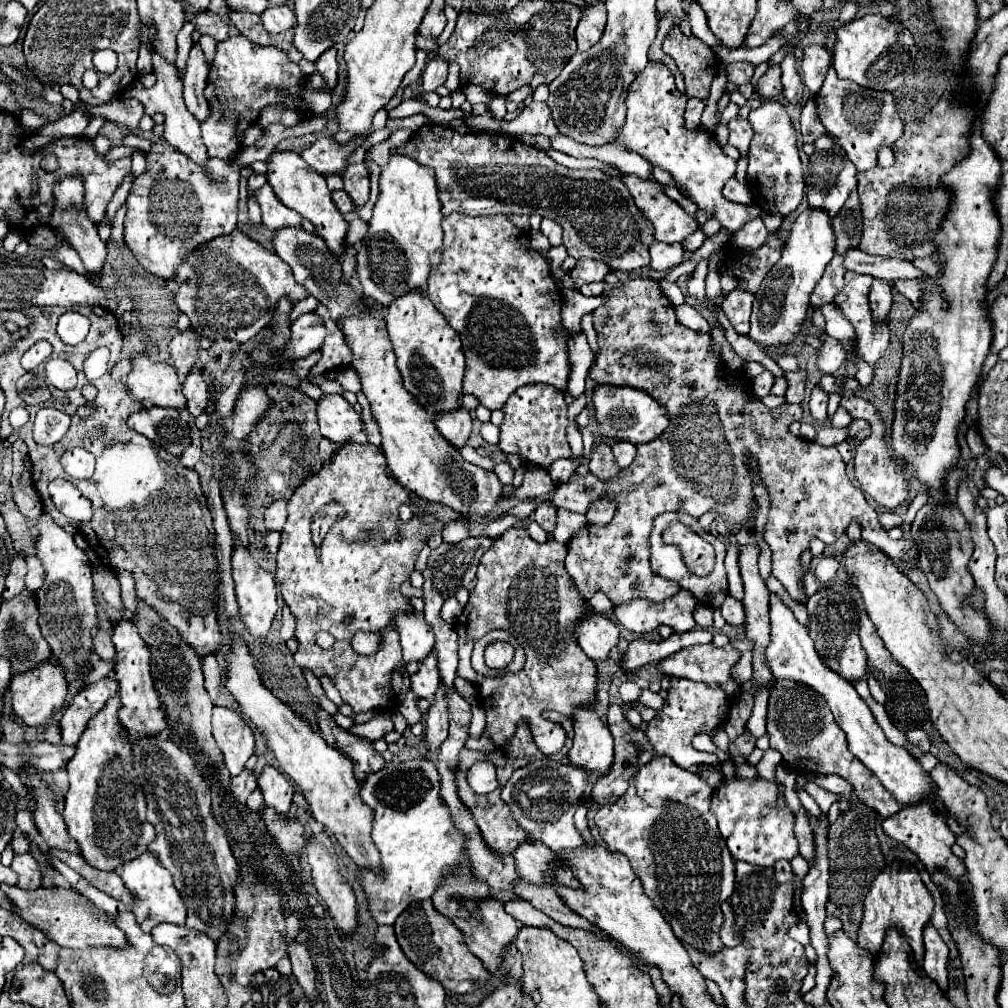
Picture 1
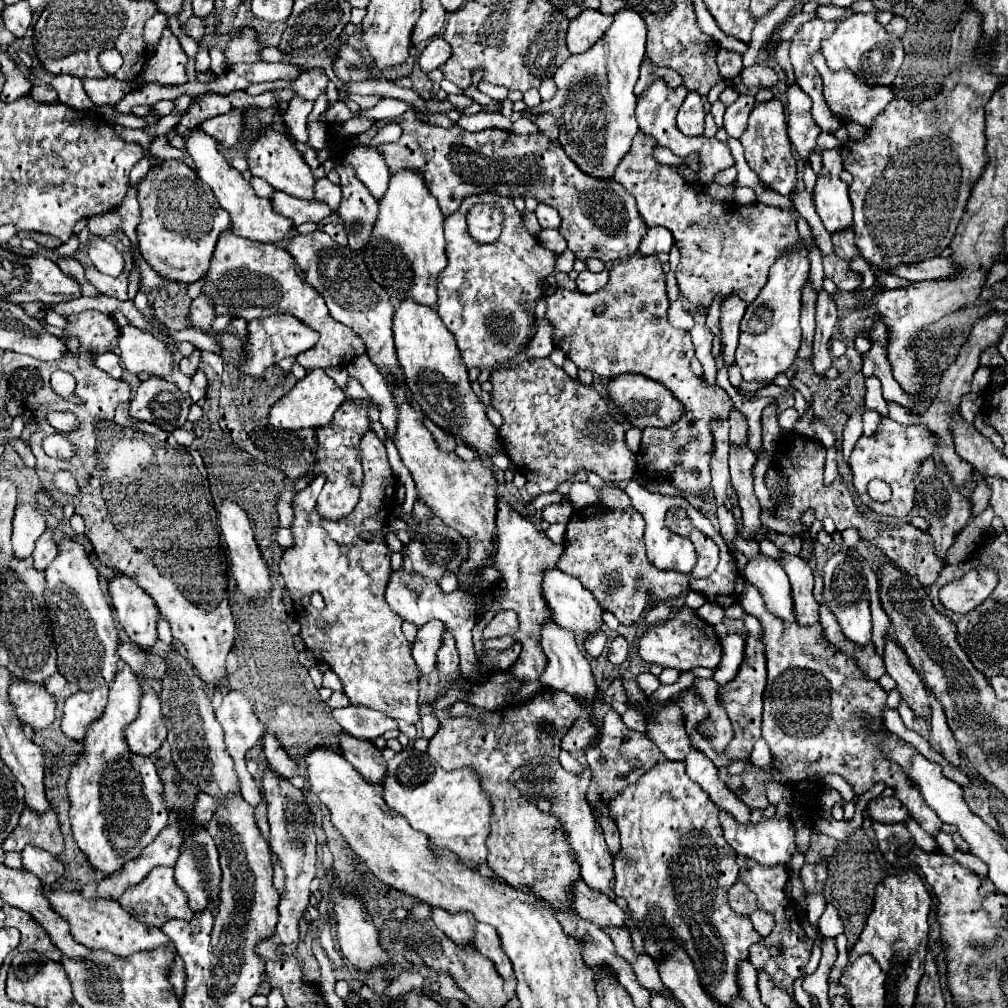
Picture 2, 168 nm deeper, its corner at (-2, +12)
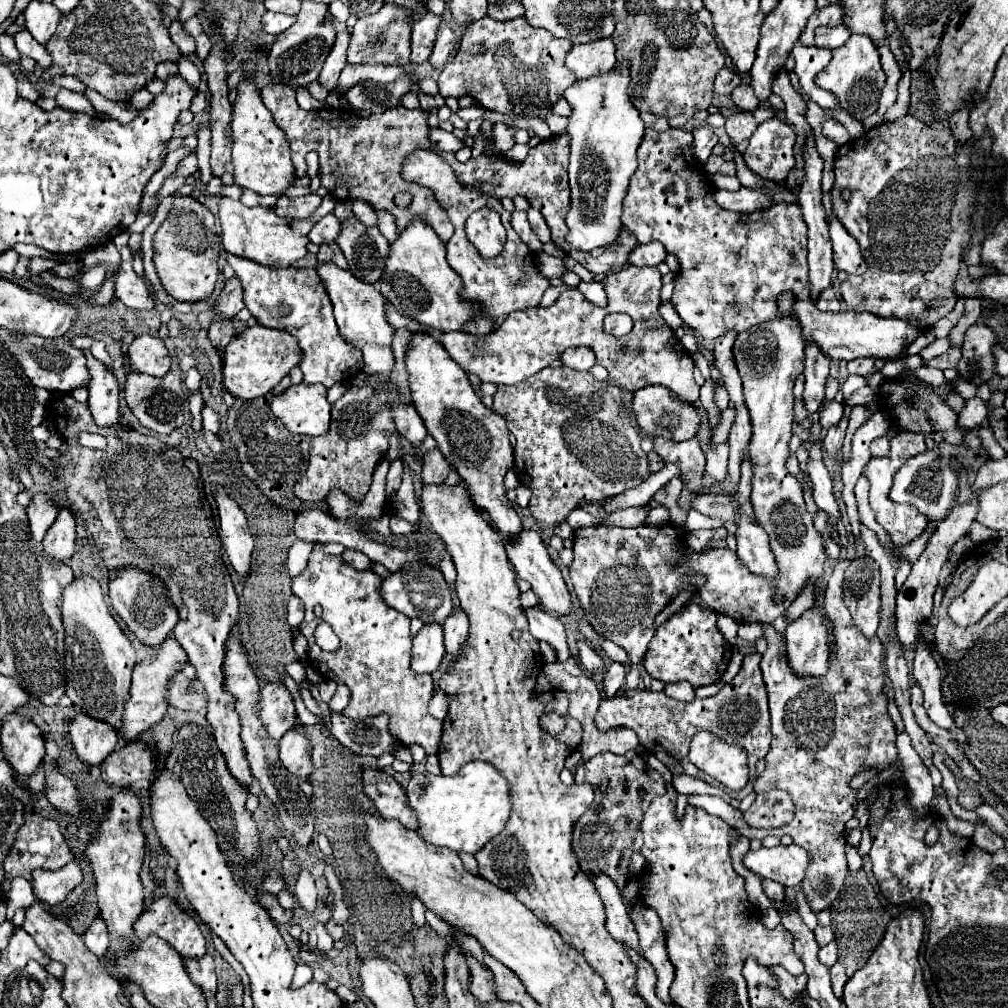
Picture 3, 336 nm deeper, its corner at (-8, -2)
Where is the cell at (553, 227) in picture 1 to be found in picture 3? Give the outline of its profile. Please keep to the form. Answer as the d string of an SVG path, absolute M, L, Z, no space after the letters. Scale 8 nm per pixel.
M530 209L530 211L528 211L528 221L530 221L534 233L538 235L538 239L540 239L542 243L548 243L548 241L550 241L550 227L548 227L544 215L542 215L540 211L536 211L536 209Z

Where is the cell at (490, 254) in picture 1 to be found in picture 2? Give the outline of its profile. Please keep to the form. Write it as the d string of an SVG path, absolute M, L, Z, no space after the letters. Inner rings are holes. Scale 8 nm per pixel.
M470 195L462 201L460 209L454 211L450 217L444 219L444 235L446 235L446 255L448 255L448 267L438 277L438 315L444 321L444 325L454 333L454 339L458 343L458 349L462 353L462 359L468 367L490 367L498 369L504 367L504 361L512 359L528 345L530 325L532 325L532 309L536 305L536 299L542 295L540 281L546 279L554 271L556 255L548 249L544 249L534 235L530 235L522 225L522 215L516 211L510 197L500 195ZM478 201L490 201L498 203L504 209L504 223L502 223L502 235L496 243L490 245L478 245L464 223L464 217L468 209Z

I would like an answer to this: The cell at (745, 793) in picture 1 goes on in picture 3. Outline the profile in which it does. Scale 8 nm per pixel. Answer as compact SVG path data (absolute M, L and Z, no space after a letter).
M796 843L772 849L760 847L758 851L748 851L744 855L744 865L764 879L778 881L784 887L798 887L808 867L808 855Z

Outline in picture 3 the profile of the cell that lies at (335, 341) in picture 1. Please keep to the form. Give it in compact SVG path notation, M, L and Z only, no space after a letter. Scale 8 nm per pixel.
M226 253L224 261L234 269L236 279L240 279L244 289L244 305L258 319L258 323L264 327L284 329L298 339L300 347L304 349L304 361L300 363L300 371L304 373L306 385L322 383L330 389L334 383L346 381L354 373L348 369L362 369L364 363L360 349L340 339L330 299L315 269L276 269L244 257L236 257L232 253Z

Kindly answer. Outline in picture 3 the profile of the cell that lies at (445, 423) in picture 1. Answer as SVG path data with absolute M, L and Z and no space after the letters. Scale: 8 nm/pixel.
M432 449L424 455L424 469L422 469L422 483L444 483L450 473L450 463L438 449Z

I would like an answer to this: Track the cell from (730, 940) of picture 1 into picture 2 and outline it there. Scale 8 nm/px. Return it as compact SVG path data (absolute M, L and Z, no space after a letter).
M740 881L730 889L730 907L742 915L750 915L756 911L756 897L748 889L748 885L742 885Z

